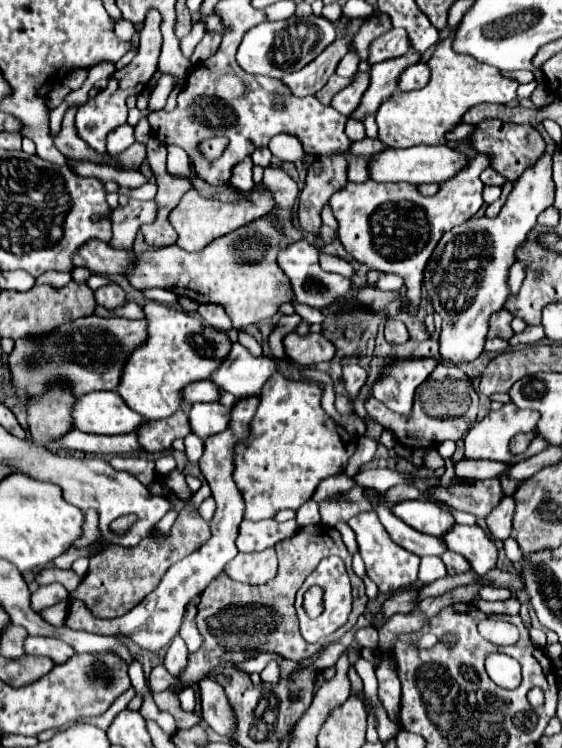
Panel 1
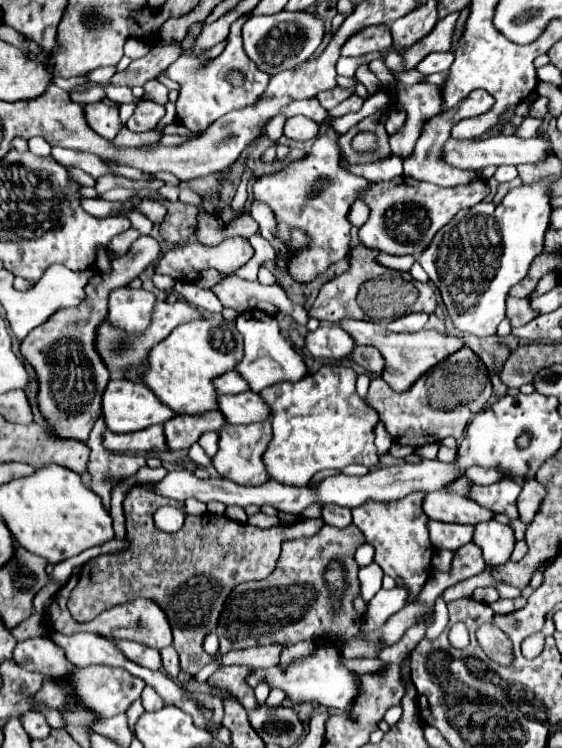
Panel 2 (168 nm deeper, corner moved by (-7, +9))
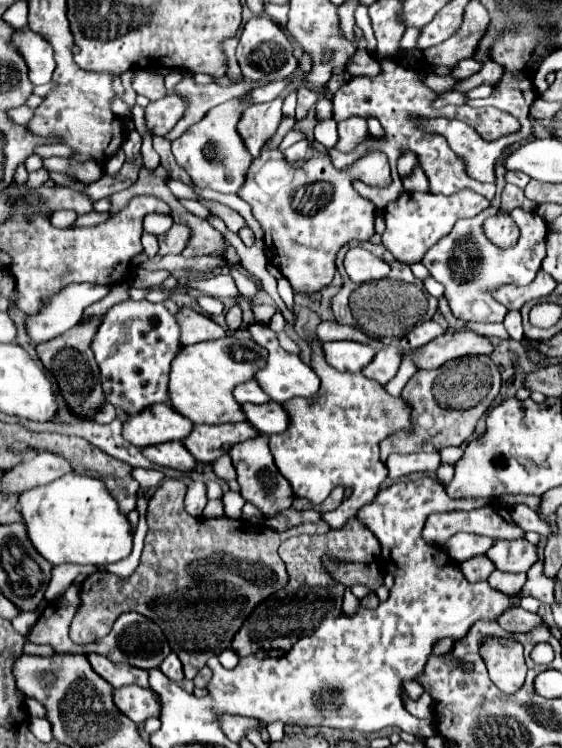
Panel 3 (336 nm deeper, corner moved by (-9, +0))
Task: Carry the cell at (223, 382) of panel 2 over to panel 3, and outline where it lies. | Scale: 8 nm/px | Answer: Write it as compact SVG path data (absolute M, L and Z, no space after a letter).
M255 379L235 387L235 399L239 403L267 403L267 401L271 401L271 397L265 391L261 391L261 387Z

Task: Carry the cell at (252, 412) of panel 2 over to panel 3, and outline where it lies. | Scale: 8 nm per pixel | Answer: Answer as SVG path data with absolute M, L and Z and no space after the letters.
M271 401L263 405L245 403L243 411L247 415L247 421L259 431L259 433L283 433L289 427L289 415L283 409L283 405Z

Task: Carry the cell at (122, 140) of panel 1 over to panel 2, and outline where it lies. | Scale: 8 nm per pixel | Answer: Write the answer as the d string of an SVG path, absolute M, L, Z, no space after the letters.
M145 100L145 102L137 104L137 110L127 120L127 128L131 132L147 132L147 130L153 130L157 126L157 122L161 120L163 114L165 114L163 106Z

